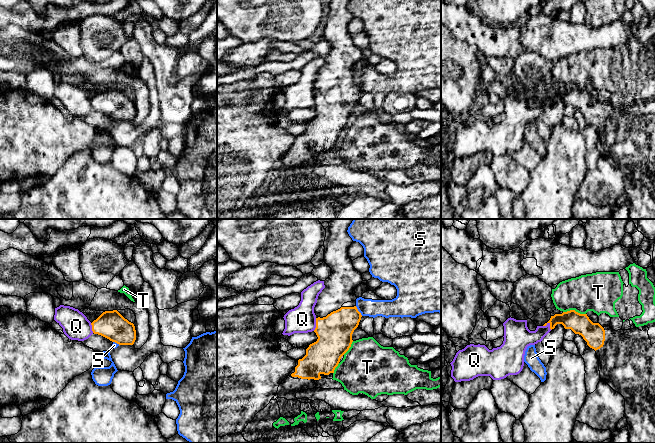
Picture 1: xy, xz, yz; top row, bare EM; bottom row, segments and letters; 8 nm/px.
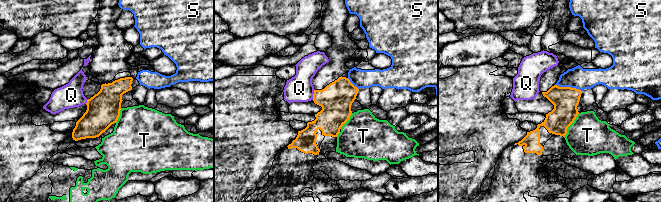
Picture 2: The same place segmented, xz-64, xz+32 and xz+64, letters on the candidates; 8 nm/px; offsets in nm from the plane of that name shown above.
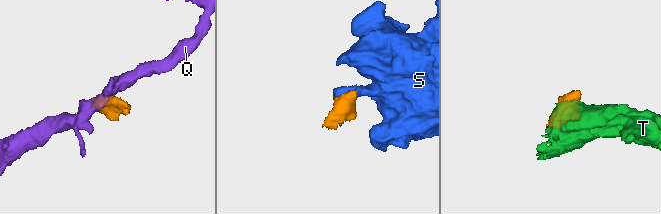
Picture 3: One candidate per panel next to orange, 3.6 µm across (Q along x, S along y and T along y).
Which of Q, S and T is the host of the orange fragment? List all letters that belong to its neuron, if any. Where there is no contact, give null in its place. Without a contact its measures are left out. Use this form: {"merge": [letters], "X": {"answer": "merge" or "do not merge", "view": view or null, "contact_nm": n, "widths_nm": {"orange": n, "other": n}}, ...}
{"merge": [], "Q": {"answer": "do not merge", "view": "yz", "contact_nm": 80, "widths_nm": {"orange": 160, "other": 170}}, "S": {"answer": "do not merge", "view": "xz", "contact_nm": 100, "widths_nm": {"orange": 280, "other": 140}}, "T": {"answer": "do not merge", "view": "yz", "contact_nm": 190, "widths_nm": {"orange": 180, "other": 320}}}

